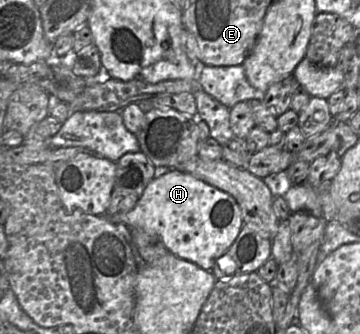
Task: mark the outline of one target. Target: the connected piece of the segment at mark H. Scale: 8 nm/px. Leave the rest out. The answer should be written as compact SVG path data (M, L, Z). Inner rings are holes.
M176 169L158 171L135 207L126 214L118 214L118 219L130 228L158 235L168 252L207 271L211 271L215 259L226 252L244 226L234 197Z

